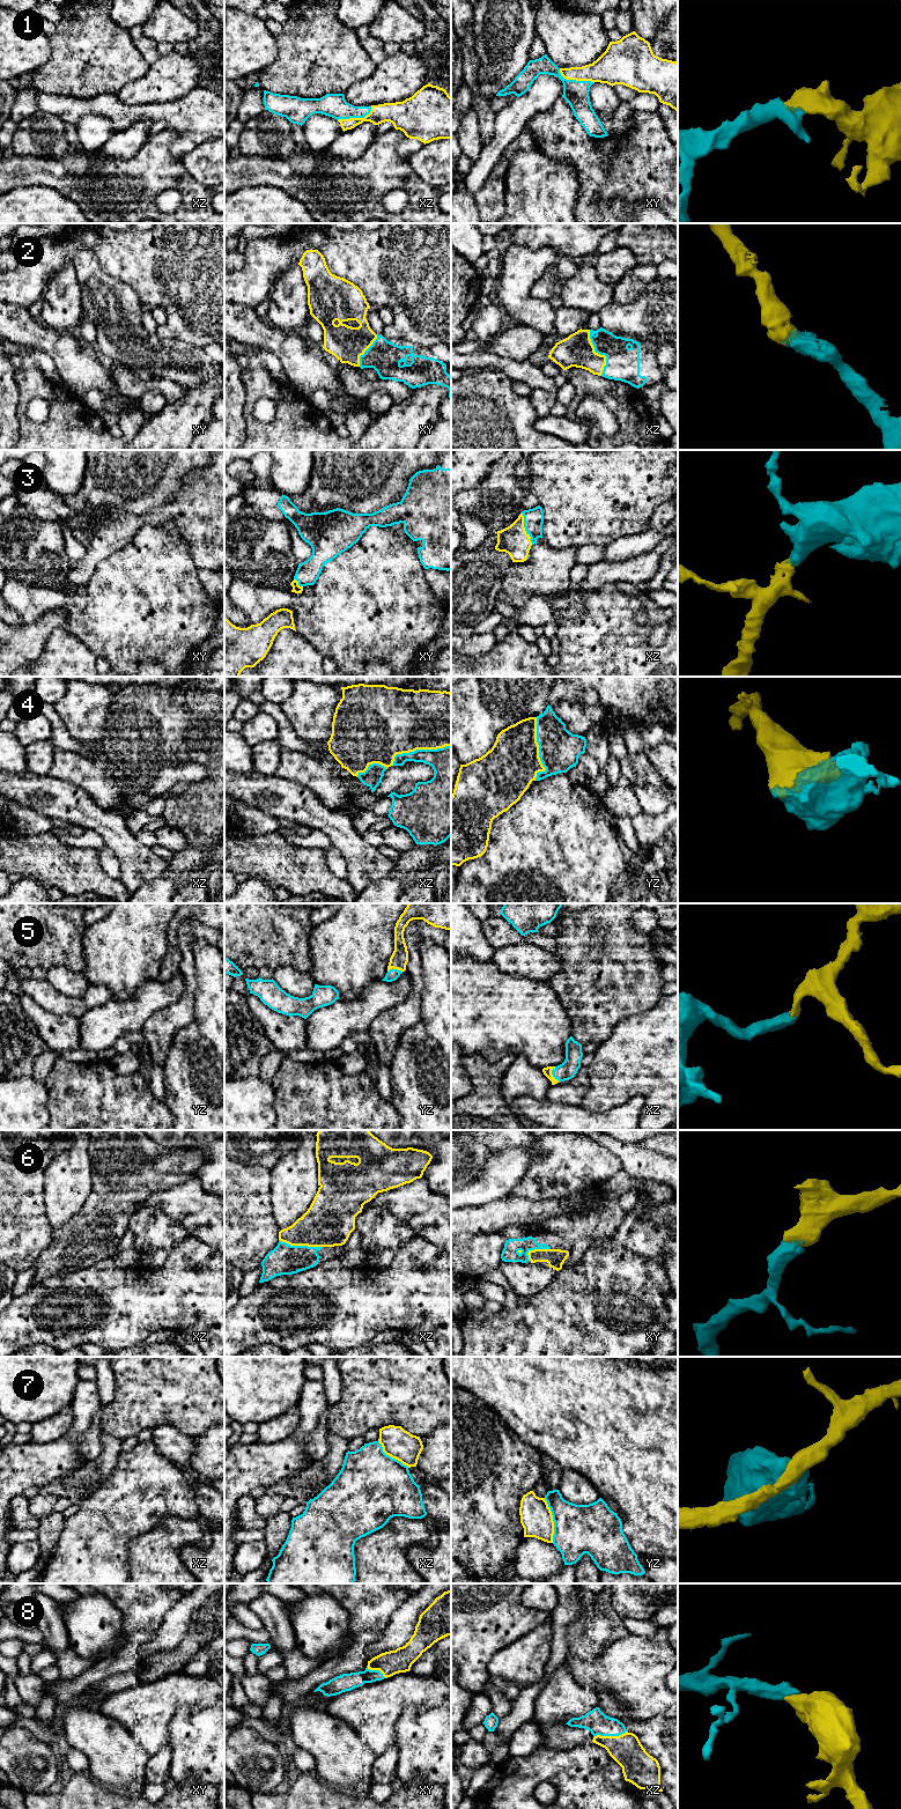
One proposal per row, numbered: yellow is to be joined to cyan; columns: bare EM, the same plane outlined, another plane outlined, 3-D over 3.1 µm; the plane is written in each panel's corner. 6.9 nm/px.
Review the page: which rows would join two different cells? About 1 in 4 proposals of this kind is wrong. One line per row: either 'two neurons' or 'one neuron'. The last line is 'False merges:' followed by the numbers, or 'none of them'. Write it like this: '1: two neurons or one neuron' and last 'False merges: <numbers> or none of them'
1: one neuron
2: one neuron
3: one neuron
4: one neuron
5: one neuron
6: one neuron
7: two neurons
8: one neuron
False merges: 7

